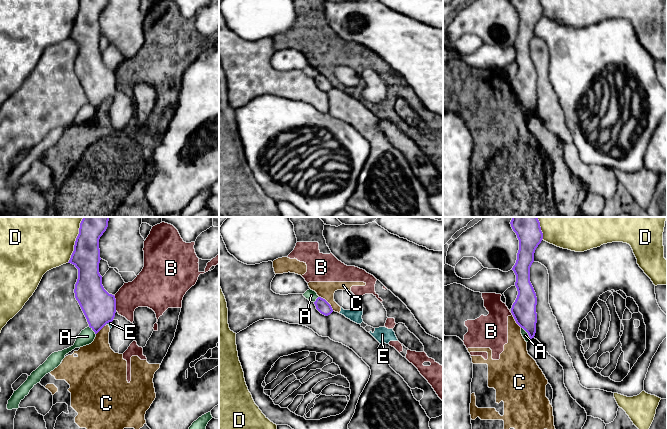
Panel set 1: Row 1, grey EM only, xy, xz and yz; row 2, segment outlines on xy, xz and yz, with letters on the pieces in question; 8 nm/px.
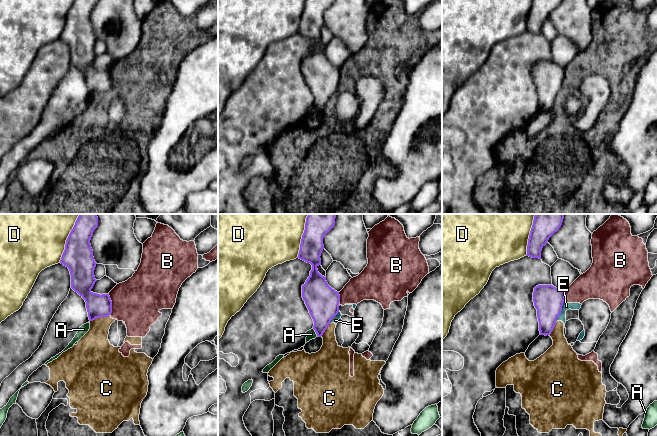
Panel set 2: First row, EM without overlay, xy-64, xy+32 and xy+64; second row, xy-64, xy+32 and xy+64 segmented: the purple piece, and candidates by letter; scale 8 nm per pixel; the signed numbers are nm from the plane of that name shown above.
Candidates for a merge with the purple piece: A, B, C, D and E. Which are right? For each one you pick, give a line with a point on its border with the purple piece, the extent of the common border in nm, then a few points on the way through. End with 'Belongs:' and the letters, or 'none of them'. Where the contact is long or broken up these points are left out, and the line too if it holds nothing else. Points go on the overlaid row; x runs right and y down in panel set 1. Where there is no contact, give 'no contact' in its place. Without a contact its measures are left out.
Belongs: none of them

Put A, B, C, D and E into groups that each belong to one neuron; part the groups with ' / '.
A B C / D / E

